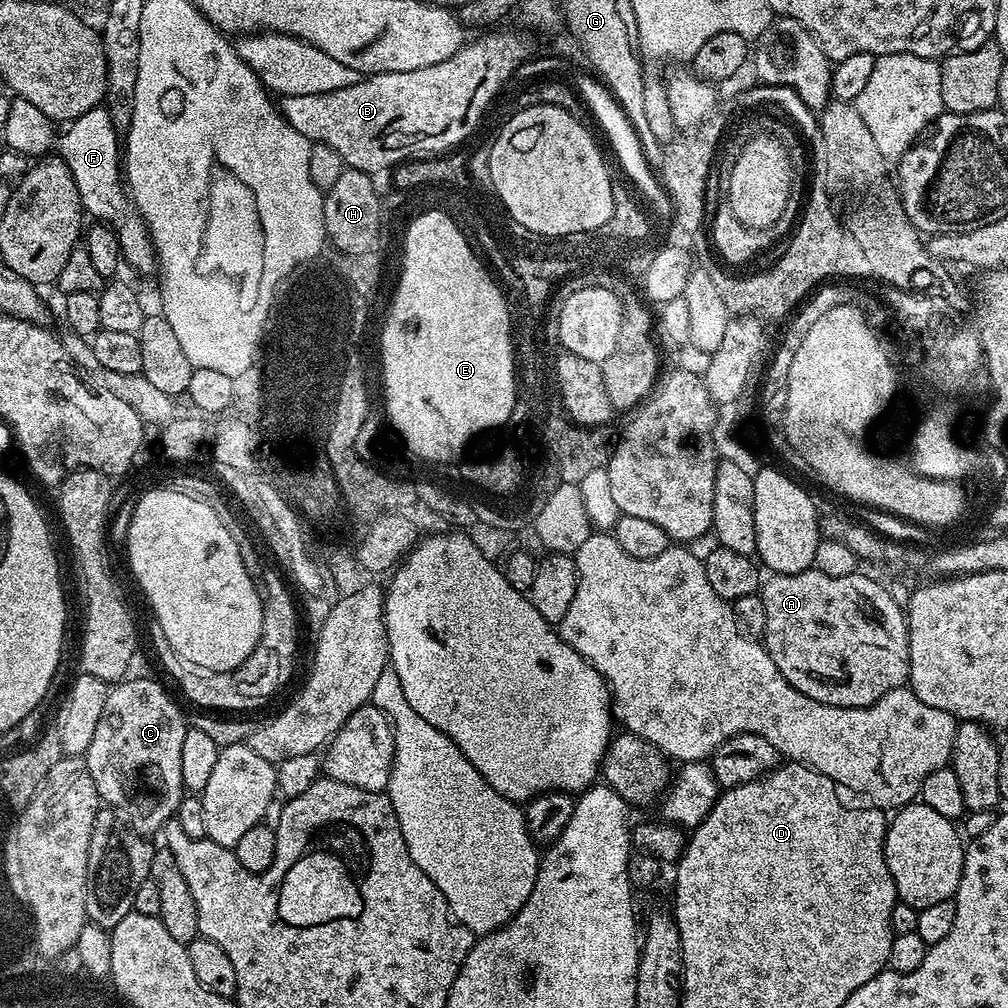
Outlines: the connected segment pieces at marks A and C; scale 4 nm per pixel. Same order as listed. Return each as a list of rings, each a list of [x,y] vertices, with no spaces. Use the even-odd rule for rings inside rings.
[[[815,570],[793,576],[772,574],[758,593],[766,610],[762,643],[782,678],[806,698],[839,708],[869,708],[890,690],[908,684],[910,650],[905,609],[878,581],[860,575],[830,578]]]
[[[125,679],[109,691],[102,718],[86,753],[99,799],[123,823],[141,834],[159,833],[184,800],[182,738],[189,725],[180,708],[156,680]]]

